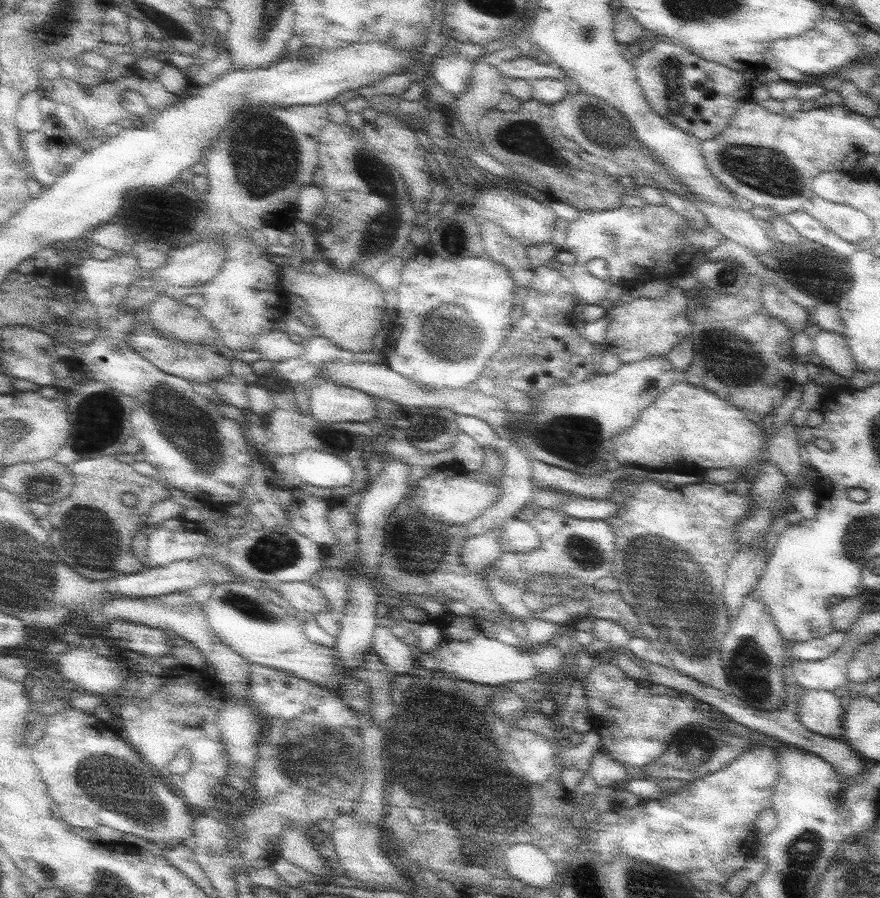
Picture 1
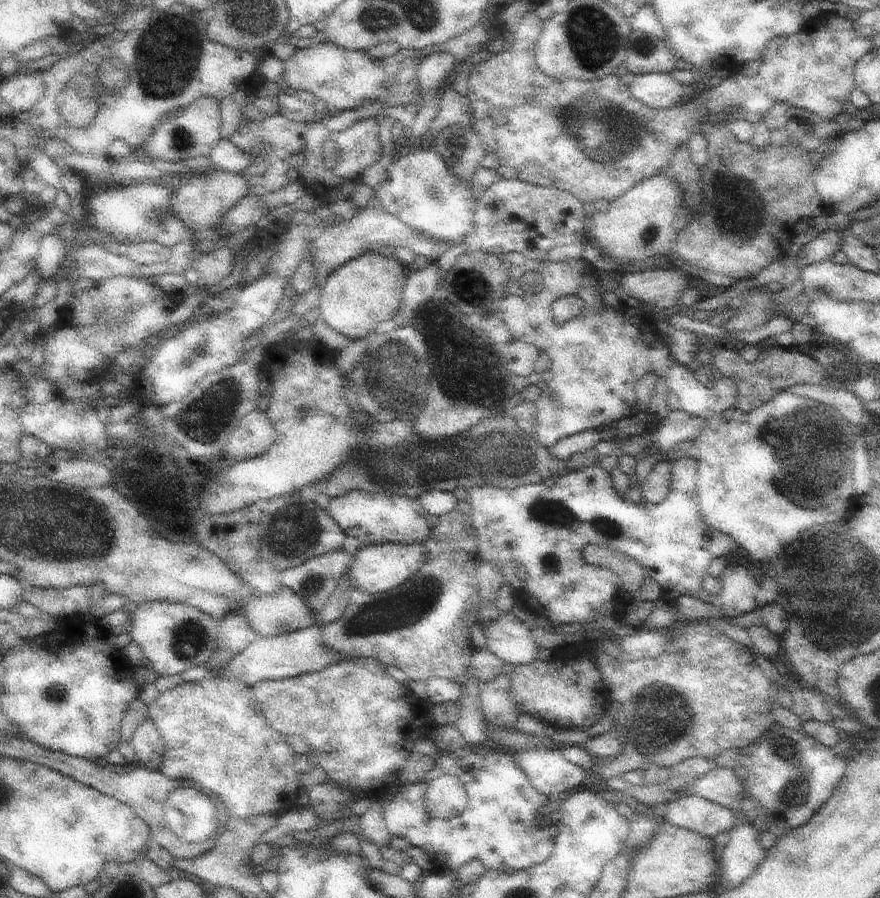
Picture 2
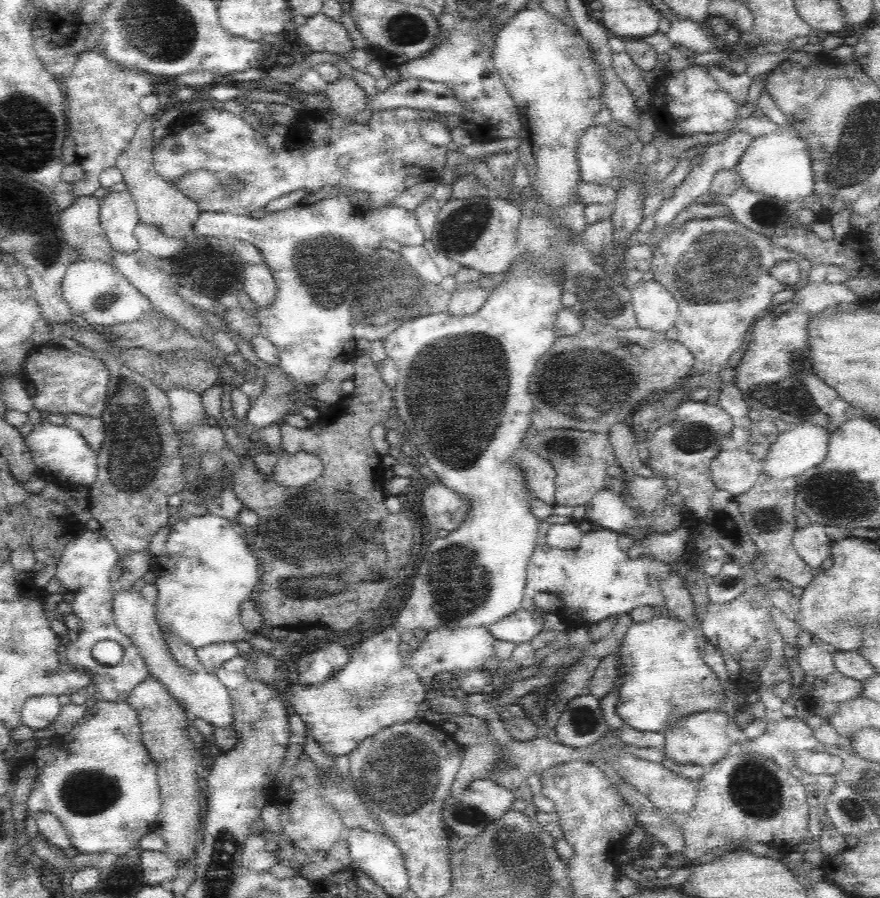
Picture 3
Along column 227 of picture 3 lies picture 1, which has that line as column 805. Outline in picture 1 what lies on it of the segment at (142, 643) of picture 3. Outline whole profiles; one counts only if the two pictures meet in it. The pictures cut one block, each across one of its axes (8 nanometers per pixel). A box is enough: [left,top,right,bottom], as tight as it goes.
[797,688,845,740]

